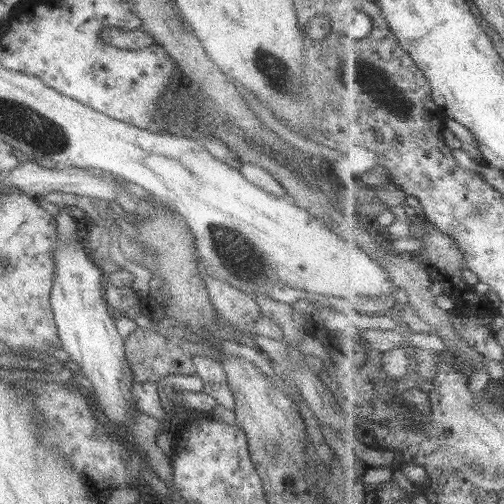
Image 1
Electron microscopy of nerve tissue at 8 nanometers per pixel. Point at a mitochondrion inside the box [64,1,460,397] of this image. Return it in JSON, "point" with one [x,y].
{"point":[374,79]}

